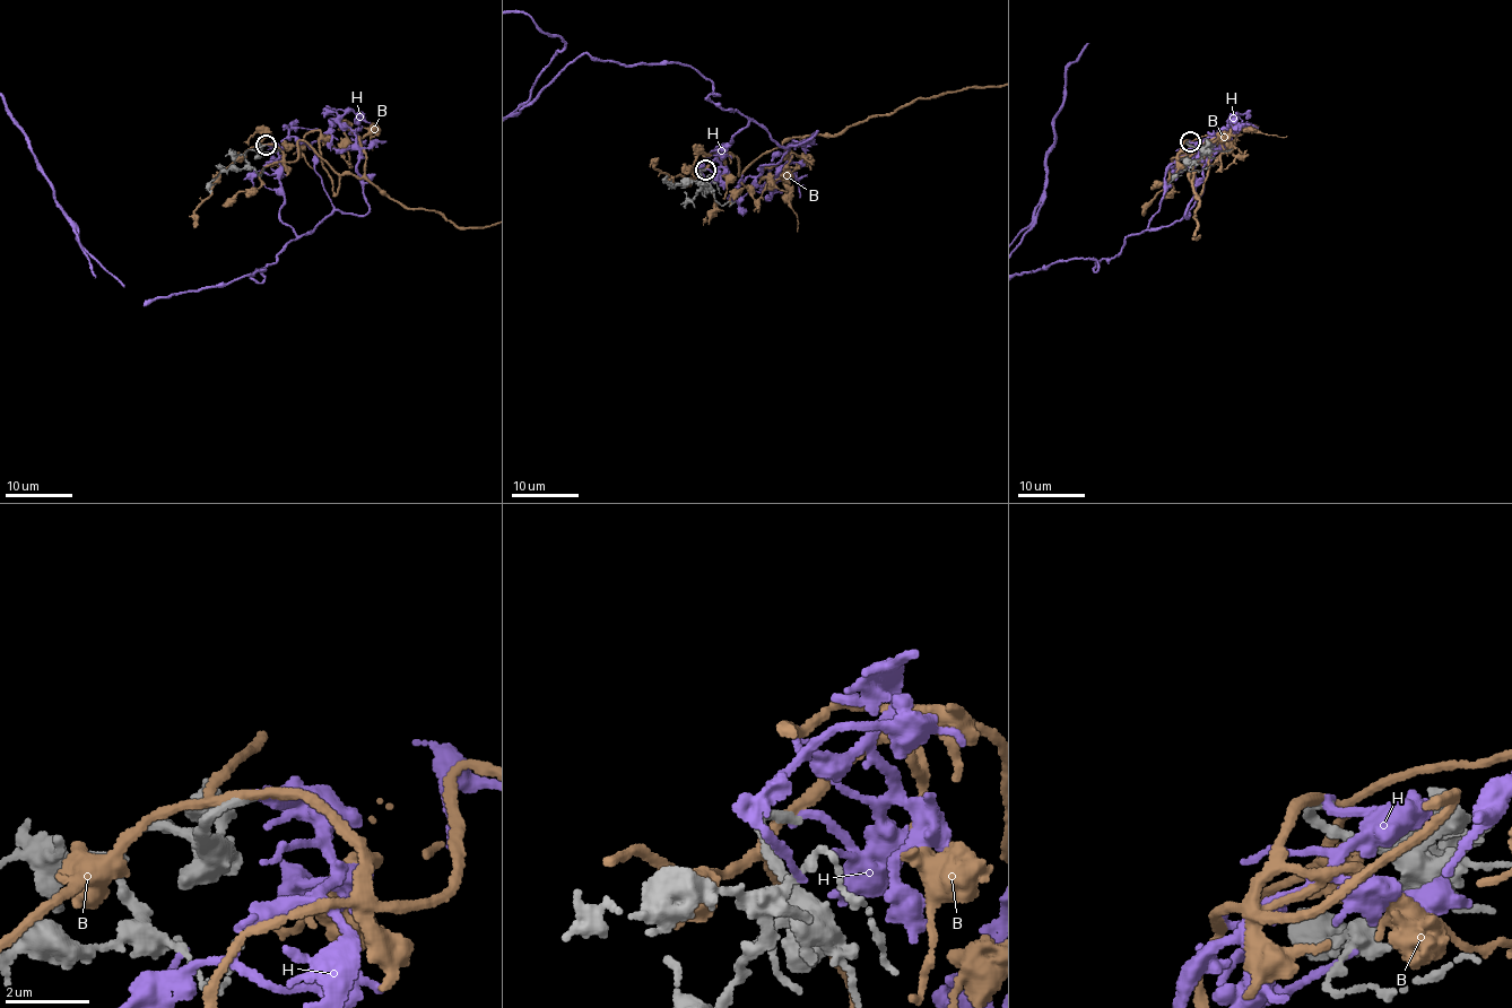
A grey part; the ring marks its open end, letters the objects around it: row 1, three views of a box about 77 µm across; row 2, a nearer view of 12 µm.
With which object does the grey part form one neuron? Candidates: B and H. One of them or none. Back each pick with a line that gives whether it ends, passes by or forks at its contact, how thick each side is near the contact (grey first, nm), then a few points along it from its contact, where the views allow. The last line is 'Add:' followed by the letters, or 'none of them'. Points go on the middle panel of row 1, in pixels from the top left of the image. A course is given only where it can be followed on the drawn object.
Add: none of them

